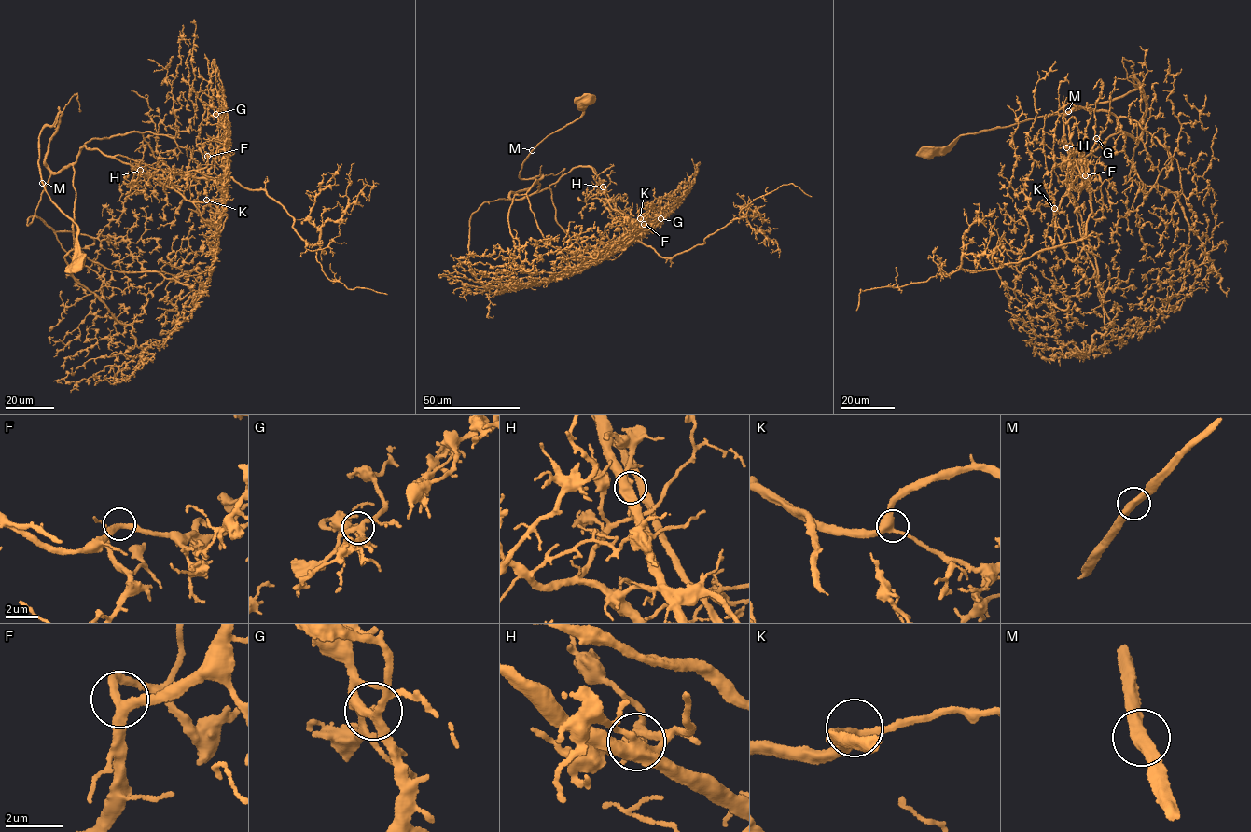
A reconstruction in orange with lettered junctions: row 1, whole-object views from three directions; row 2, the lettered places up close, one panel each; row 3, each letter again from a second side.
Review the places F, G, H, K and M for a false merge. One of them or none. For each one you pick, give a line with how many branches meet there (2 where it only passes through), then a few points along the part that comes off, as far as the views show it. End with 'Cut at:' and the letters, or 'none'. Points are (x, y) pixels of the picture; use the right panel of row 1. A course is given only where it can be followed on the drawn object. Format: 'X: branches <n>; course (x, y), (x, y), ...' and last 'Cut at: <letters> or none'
H: branches 2; course (1067, 147), (1077, 150), (1090, 196), (1091, 214), (1079, 240), (1000, 267), (861, 289), (856, 311)
Cut at: H

